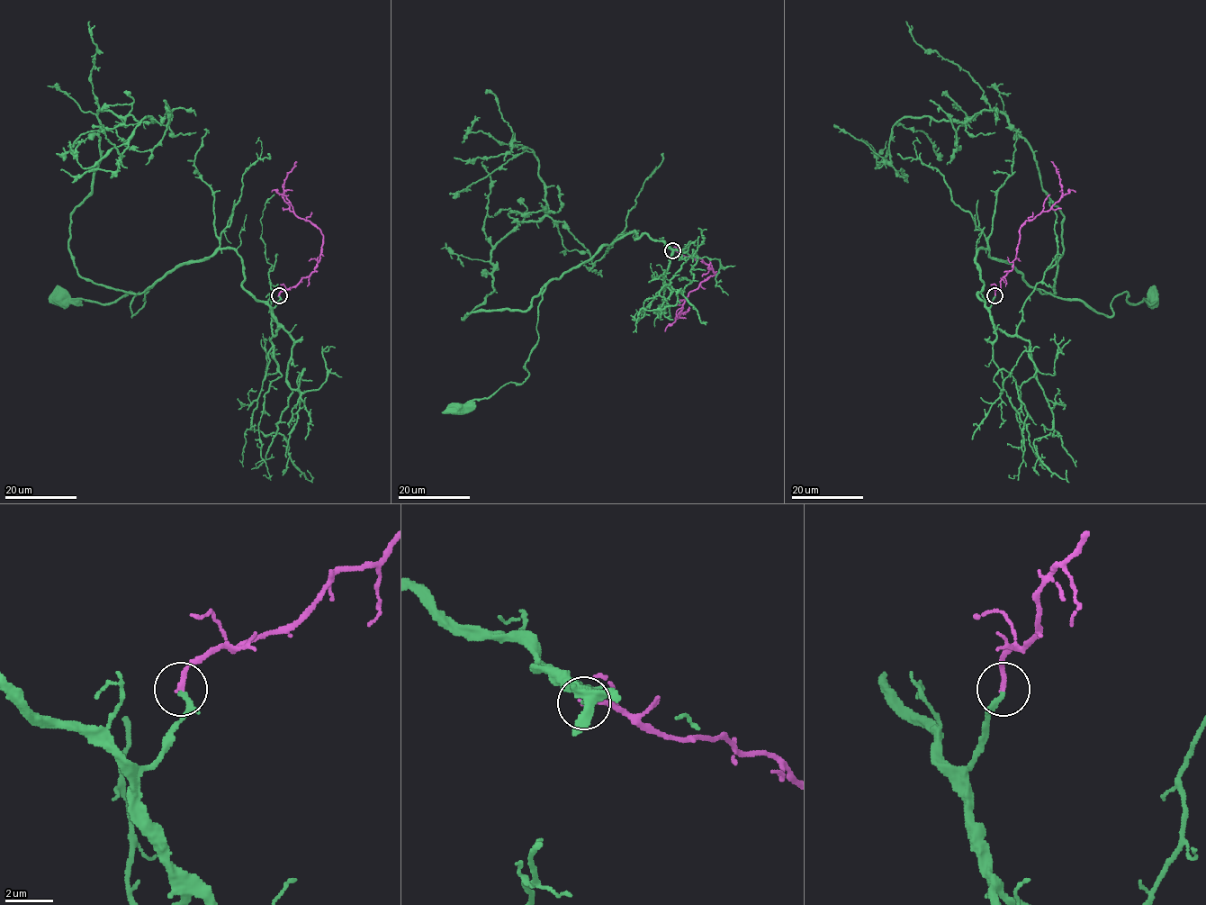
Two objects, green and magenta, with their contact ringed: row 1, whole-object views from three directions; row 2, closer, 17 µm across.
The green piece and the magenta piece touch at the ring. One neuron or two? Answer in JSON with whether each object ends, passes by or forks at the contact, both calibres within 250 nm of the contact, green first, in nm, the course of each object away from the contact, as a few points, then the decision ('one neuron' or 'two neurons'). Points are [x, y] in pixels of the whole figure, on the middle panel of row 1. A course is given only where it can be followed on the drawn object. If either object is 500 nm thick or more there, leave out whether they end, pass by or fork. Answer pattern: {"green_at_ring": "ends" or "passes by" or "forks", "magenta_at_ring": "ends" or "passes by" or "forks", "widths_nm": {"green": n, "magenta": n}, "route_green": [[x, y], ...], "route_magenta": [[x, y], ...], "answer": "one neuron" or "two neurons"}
{"green_at_ring": "passes by", "magenta_at_ring": "ends", "widths_nm": {"green": 150, "magenta": 200}, "route_green": [[671, 250], [630, 231], [553, 278], [524, 367], [528, 377], [454, 409]], "route_magenta": [[671, 250], [700, 258], [716, 274], [705, 279], [688, 293], [676, 318], [686, 312], [688, 306]], "answer": "one neuron"}

